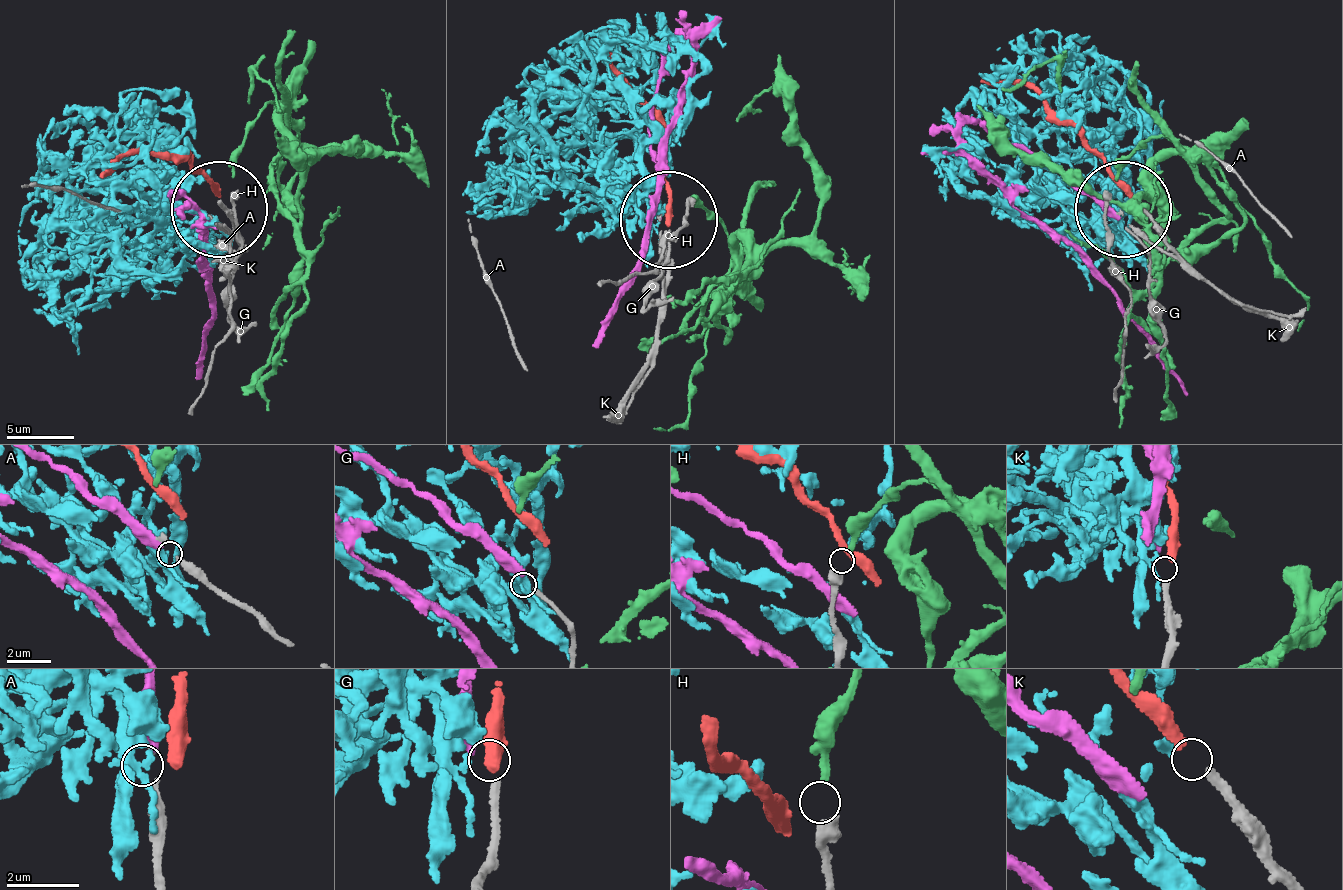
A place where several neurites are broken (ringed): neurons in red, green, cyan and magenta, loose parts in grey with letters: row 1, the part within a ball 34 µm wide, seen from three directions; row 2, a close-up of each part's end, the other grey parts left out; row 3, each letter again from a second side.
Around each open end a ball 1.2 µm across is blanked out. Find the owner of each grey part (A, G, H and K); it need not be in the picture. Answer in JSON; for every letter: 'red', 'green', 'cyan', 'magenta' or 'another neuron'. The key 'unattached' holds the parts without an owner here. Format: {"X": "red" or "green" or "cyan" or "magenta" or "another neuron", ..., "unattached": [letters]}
{"A": "magenta", "G": "another neuron", "H": "green", "K": "red", "unattached": ["G"]}

